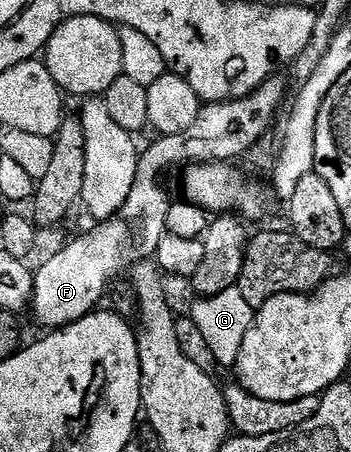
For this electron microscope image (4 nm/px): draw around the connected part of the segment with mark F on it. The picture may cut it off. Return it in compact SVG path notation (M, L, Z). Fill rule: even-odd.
M280 75L271 76L267 82L263 82L249 96L238 100L225 100L221 104L206 103L199 110L199 118L191 122L191 126L183 134L171 134L170 136L158 135L157 141L149 149L142 151L137 157L137 169L135 170L135 186L131 186L131 194L127 194L127 202L119 209L116 216L109 220L102 220L90 232L77 236L68 241L64 249L57 253L47 266L39 269L33 277L33 295L31 297L31 313L45 330L56 330L67 324L74 324L76 320L83 319L98 307L101 299L106 299L107 293L115 280L122 274L128 273L134 264L148 261L156 257L159 242L167 235L167 210L171 203L169 192L165 189L165 172L172 168L184 169L190 164L212 164L218 162L236 161L236 156L244 157L254 145L260 143L281 103L285 100L285 84Z

